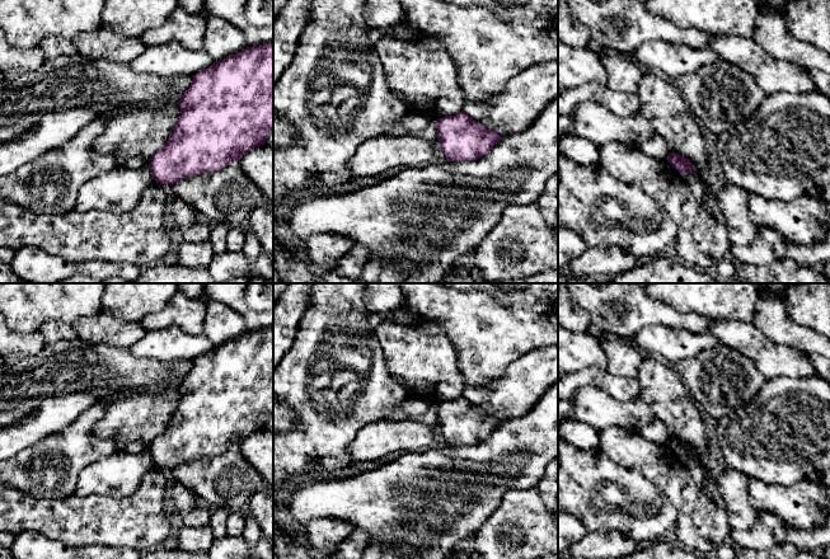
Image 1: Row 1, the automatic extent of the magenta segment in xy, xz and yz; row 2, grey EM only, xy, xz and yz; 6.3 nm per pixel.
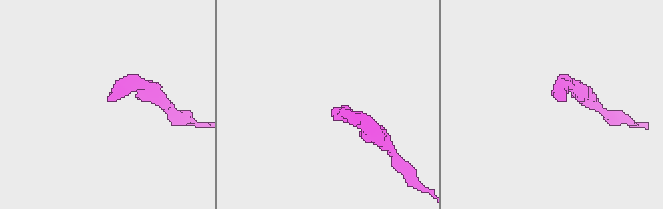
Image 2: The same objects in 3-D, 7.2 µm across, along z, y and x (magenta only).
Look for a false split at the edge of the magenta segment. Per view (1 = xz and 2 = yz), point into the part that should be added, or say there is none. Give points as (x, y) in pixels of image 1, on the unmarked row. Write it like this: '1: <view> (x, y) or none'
1: none
2: none

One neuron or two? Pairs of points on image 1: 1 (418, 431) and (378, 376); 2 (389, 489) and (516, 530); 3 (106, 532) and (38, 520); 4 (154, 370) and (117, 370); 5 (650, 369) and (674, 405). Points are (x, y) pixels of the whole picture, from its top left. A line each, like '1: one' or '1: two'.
1: two
2: two
3: one
4: one
5: one

